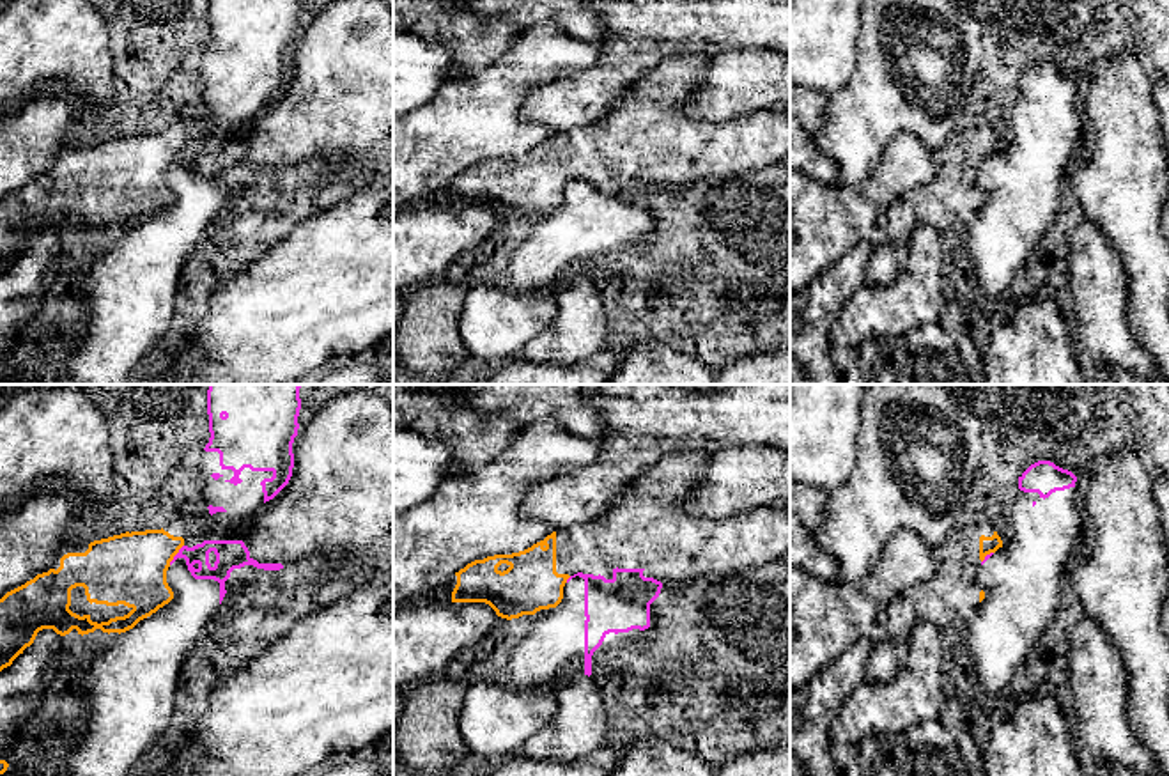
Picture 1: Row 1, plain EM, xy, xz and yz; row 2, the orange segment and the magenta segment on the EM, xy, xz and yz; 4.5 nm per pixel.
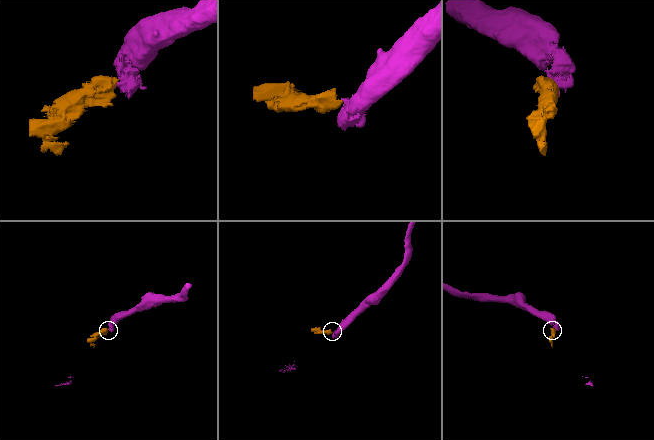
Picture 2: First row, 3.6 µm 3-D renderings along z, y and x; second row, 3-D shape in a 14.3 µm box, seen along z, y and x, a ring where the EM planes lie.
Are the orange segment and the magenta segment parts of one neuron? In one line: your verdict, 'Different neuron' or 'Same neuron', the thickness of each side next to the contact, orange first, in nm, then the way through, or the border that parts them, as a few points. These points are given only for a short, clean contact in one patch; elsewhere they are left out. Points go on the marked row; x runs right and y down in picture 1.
Different neuron. Thickness 320 nm (orange) against 130 nm. Boundary: xy (183, 544), (169, 564)

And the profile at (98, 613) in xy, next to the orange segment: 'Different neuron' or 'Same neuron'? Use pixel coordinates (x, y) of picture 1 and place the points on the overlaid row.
Same neuron

